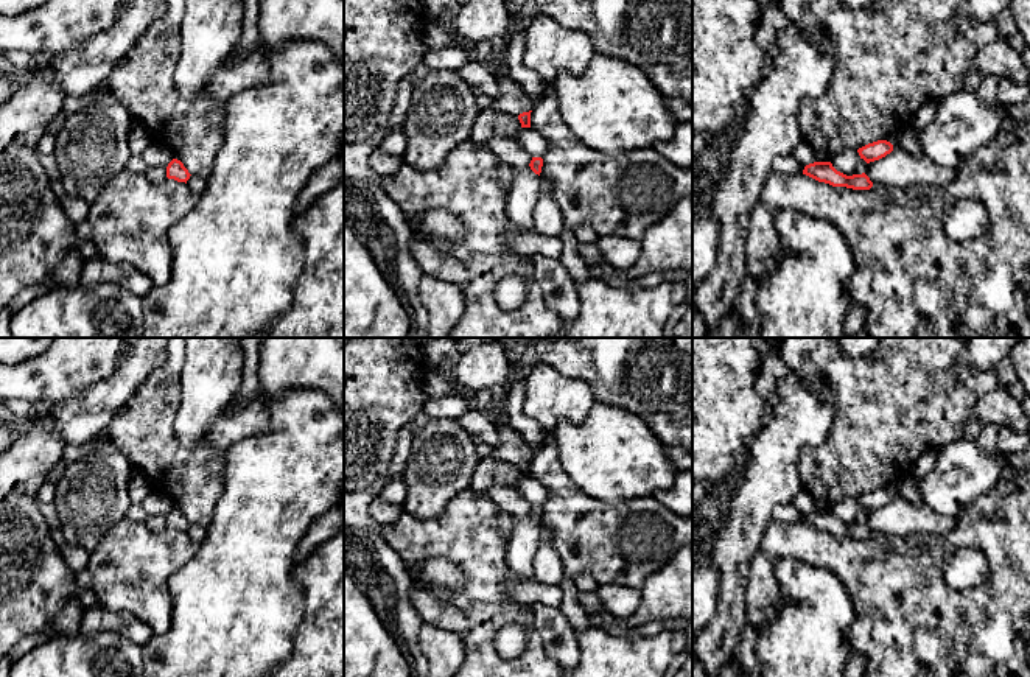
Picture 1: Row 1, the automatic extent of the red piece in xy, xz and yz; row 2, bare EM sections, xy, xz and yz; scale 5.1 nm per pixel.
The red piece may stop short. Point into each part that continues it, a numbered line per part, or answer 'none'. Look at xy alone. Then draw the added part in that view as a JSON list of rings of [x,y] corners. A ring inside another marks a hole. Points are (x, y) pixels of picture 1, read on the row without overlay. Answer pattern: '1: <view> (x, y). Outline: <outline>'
none

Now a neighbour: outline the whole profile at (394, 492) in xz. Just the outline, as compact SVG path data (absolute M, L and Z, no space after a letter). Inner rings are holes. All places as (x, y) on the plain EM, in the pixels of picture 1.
M403 475L392 476L392 479L383 487L380 498L386 503L403 504L406 498L406 484Z

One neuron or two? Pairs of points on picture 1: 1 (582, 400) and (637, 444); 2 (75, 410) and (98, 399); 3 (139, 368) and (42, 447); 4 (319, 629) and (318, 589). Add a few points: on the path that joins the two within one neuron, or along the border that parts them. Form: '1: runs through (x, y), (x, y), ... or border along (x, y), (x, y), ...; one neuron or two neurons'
1: border along (595, 402), (578, 424), (559, 422); two neurons
2: runs through (81, 410), (87, 410), (92, 405); one neuron
3: border along (44, 417), (53, 422), (66, 445); two neurons
4: runs through (319, 620), (319, 598); one neuron

